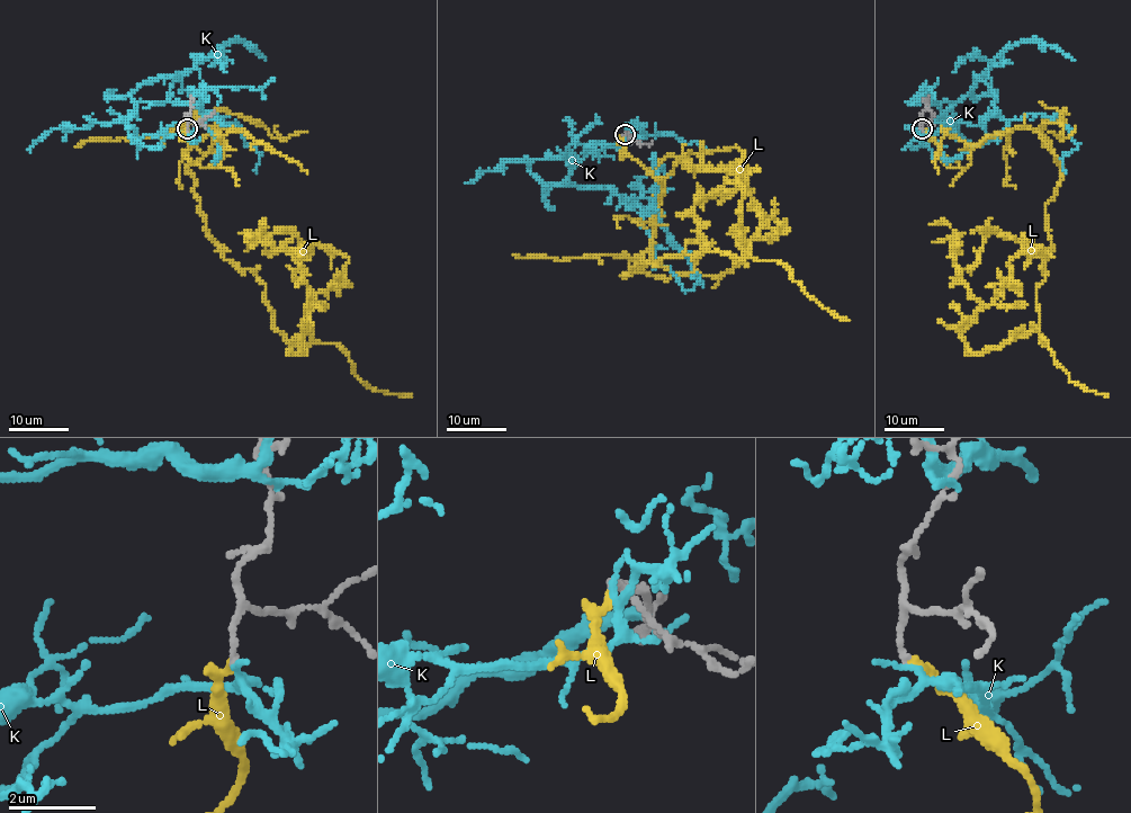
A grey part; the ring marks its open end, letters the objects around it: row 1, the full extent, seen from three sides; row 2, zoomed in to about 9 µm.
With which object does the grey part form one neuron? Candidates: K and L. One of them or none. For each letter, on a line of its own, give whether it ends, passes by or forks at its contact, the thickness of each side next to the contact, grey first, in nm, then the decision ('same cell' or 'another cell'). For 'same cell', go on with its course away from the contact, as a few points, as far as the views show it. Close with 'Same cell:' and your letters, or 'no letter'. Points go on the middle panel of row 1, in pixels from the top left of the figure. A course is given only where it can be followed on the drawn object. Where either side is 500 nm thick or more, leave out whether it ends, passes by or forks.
K: it passes by; 120 nm thick on the grey side, 150 nm on the other; another cell
L: it ends there; 120 nm thick on the grey side, 190 nm on the other; same cell; it runs (625, 134), (661, 197), (624, 273), (748, 257), (737, 172), (750, 190), (741, 172), (698, 202), (682, 253)
Same cell: L

